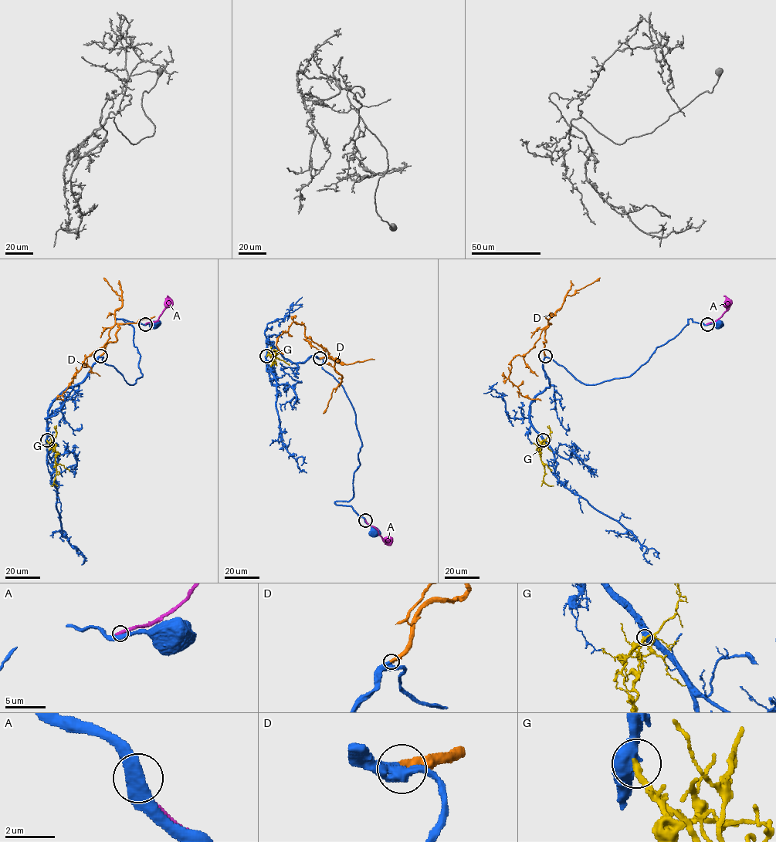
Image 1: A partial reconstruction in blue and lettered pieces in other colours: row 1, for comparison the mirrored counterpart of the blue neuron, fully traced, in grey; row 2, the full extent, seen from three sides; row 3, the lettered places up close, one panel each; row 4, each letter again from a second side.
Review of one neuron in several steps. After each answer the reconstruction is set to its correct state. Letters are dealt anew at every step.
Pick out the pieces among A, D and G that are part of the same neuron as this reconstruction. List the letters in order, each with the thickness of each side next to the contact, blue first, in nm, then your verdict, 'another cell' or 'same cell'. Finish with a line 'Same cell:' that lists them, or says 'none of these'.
A: calibres 550 and 320 nm; another cell
D: calibres 440 and 440 nm; same cell
G: calibres 600 and 320 nm; same cell
Same cell: D, G

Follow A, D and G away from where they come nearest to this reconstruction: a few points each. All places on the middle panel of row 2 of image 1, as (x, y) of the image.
A: (365, 520), (377, 530), (384, 539), (387, 537)
D: (320, 358), (338, 360), (305, 336), (304, 325), (294, 322), (278, 337), (276, 345), (283, 354)
G: (266, 356), (276, 354), (271, 366)

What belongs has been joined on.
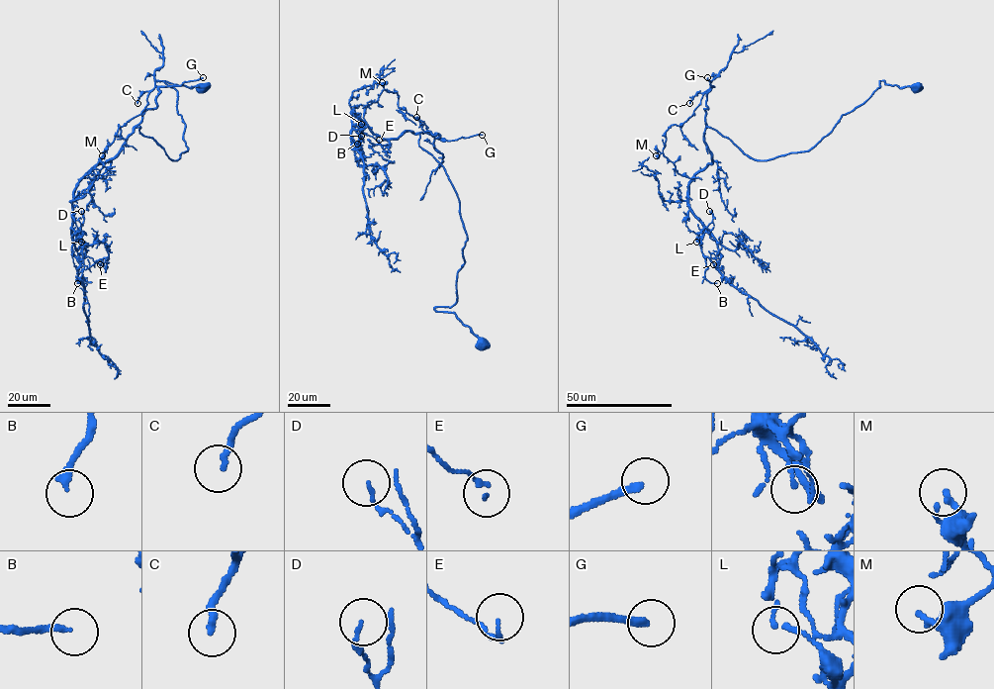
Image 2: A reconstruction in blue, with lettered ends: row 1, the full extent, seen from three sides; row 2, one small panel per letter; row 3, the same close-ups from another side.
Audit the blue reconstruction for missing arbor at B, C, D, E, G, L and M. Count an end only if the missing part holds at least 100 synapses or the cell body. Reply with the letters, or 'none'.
G

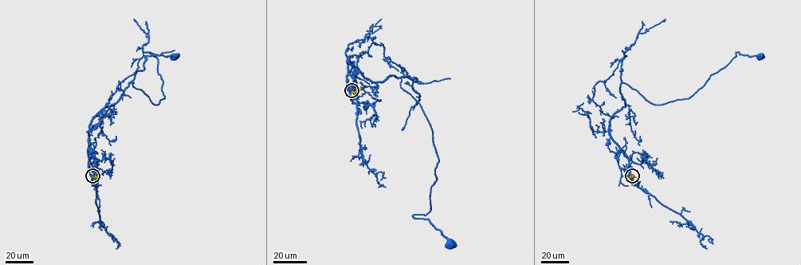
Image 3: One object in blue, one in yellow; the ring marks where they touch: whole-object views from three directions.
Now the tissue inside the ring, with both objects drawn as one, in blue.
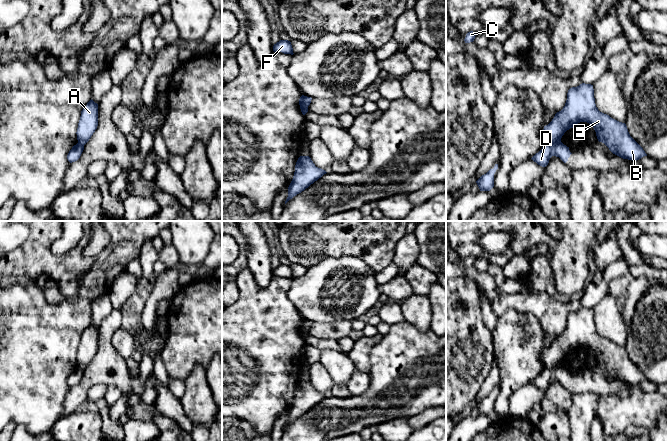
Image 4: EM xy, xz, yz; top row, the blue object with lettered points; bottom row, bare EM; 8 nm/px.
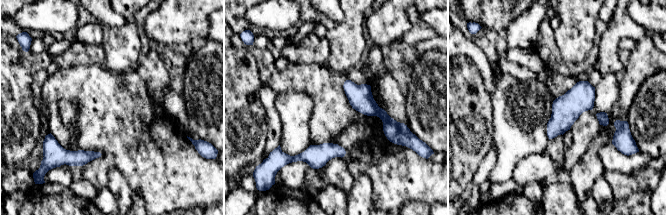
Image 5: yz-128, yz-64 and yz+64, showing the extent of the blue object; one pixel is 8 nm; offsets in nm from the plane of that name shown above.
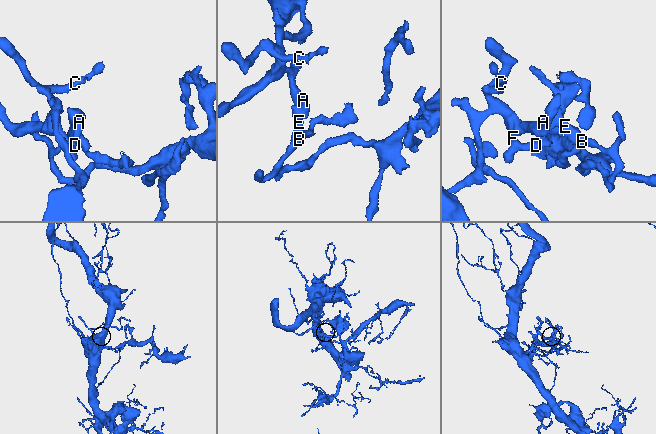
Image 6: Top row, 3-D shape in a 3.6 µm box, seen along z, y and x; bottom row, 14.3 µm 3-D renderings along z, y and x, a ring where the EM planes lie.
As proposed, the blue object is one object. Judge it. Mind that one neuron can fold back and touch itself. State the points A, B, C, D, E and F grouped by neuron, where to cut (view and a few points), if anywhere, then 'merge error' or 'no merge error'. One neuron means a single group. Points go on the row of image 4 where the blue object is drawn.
A B E / C D F; cut in yz along (560, 140), (553, 144), (545, 145); merge error

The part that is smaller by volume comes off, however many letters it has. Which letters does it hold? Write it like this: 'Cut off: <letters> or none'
Cut off: A, B, E

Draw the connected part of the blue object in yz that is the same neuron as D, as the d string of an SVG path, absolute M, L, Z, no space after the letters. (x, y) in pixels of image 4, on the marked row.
M559 141L554 145L544 145L531 159L538 165L546 167L552 156L559 157L564 163L566 163L571 154L569 147Z

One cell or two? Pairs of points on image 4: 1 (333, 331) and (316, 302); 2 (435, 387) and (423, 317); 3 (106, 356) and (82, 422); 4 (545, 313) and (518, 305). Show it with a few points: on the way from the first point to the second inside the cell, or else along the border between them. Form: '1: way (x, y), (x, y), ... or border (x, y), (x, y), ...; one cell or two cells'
1: border (351, 321), (312, 322); two cells
2: border (404, 320), (420, 331), (429, 329); two cells
3: border (74, 411), (61, 416); two cells
4: way (538, 306), (525, 305); one cell

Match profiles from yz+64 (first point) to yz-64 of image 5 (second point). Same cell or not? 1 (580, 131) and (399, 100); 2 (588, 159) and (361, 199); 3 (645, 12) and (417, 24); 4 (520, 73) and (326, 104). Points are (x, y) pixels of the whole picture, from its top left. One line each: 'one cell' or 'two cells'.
1: one cell
2: one cell
3: two cells
4: one cell

